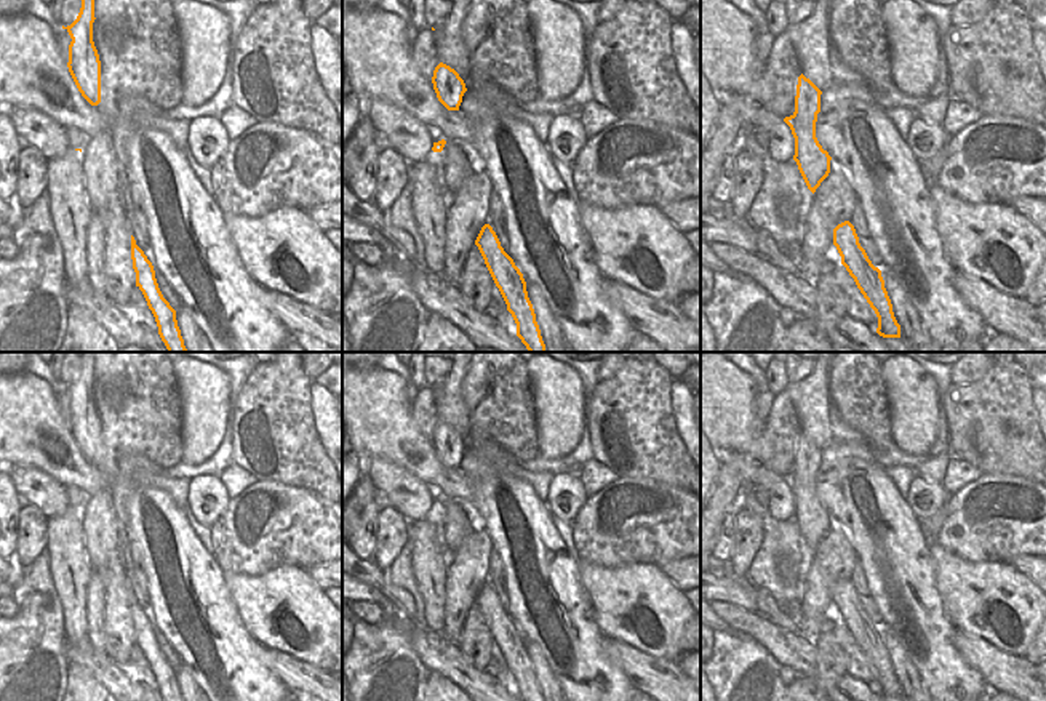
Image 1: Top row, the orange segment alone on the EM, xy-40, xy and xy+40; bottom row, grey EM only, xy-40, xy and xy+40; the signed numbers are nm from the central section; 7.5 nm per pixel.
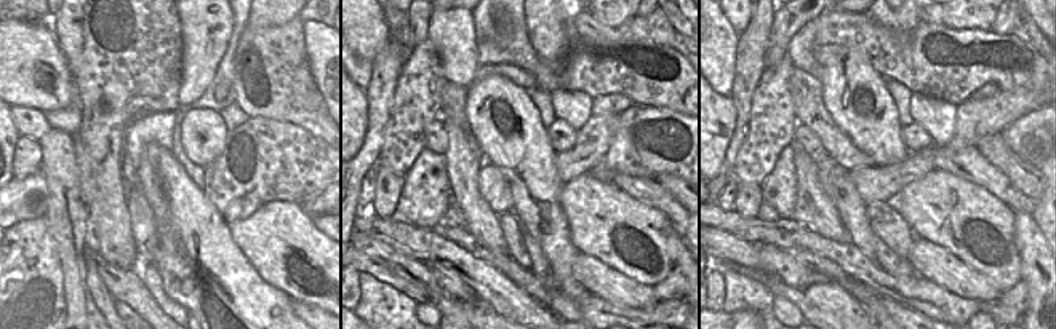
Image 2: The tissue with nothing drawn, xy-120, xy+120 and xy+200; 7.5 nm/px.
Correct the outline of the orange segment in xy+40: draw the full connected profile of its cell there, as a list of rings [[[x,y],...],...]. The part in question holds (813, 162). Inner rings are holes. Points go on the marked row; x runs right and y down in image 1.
[[[801,74],[796,85],[795,112],[784,118],[795,138],[793,160],[812,194],[828,176],[832,160],[816,138],[820,94],[822,91]]]

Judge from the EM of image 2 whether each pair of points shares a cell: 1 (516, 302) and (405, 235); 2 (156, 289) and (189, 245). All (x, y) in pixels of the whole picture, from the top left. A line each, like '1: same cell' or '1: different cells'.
1: same cell
2: different cells

